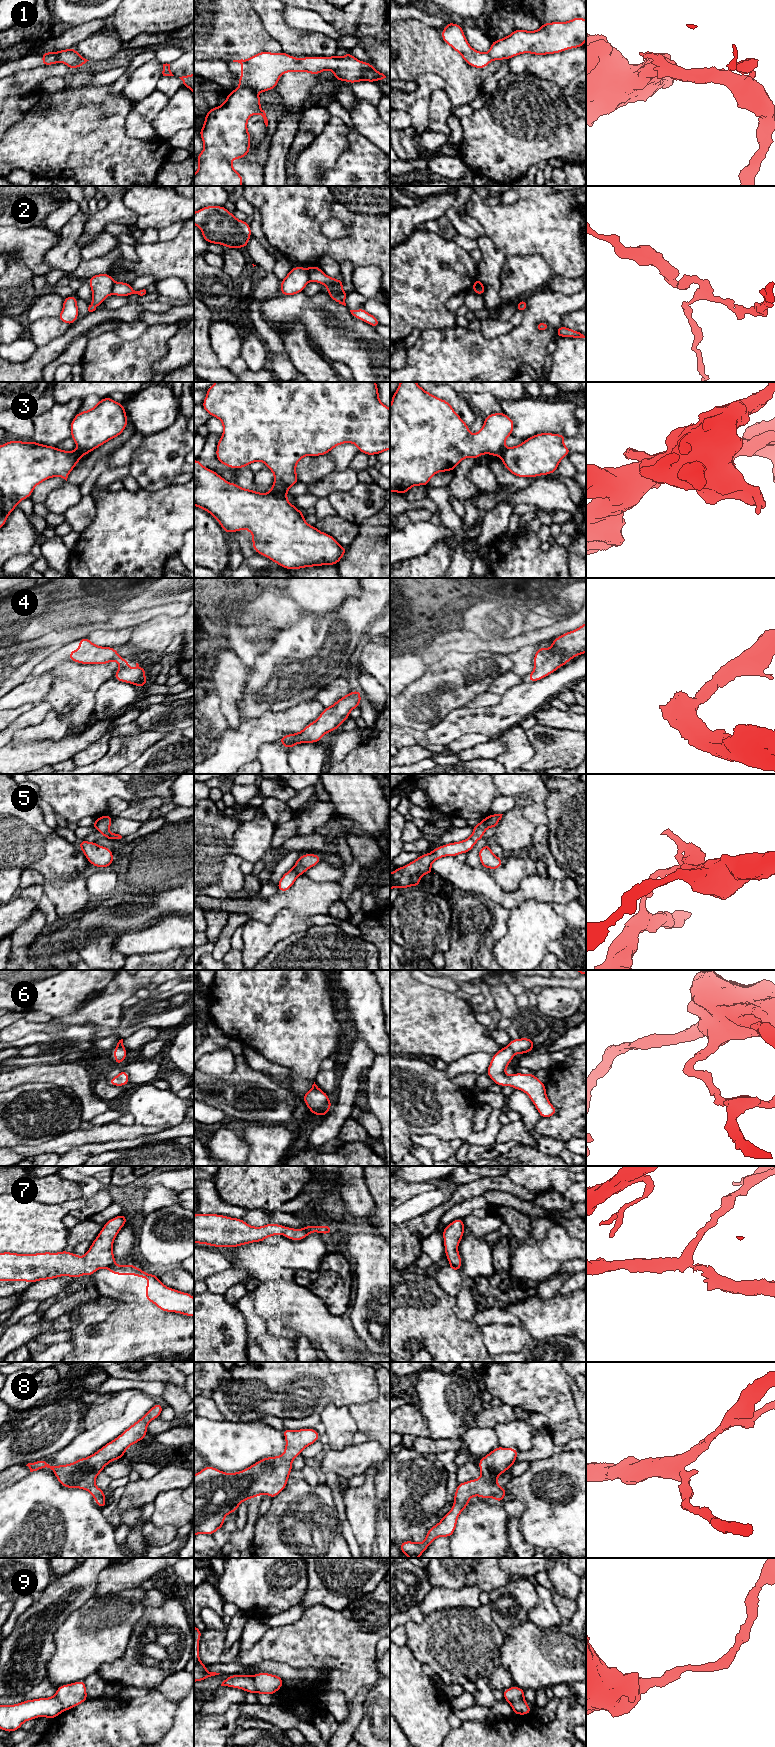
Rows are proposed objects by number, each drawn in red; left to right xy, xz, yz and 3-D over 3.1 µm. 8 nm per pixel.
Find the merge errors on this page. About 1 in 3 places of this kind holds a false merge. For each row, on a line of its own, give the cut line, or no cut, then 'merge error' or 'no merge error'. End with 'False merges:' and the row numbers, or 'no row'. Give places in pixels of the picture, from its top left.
1: cut xz (239, 87), (252, 89), (255, 92); merge error
2: cut xz (307, 268), (310, 280); merge error
3: cut xz (270, 490), (286, 497); merge error
4: cut none; no merge error
5: cut yz (485, 818), (488, 827); merge error
6: cut yz (508, 1046), (514, 1053); merge error
7: cut xy (113, 1264), (107, 1268); merge error
8: cut none; no merge error
9: cut xz (251, 1676), (256, 1692); merge error
False merges: 1, 2, 3, 5, 6, 7, 9

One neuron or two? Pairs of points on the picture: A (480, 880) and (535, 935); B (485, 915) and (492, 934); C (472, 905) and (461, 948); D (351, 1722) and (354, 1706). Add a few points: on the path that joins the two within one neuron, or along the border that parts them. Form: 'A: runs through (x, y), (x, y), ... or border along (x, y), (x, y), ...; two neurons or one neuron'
A: border along (531, 899), (525, 899), (510, 910); two neurons
B: border along (488, 930), (477, 951); two neurons
C: runs through (470, 916), (464, 937); one neuron
D: runs through (353, 1718), (354, 1710); one neuron

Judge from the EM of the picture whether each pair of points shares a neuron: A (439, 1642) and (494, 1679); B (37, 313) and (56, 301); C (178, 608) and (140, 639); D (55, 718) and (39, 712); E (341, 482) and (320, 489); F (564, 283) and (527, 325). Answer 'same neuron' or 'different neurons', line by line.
A: different neurons
B: same neuron
C: different neurons
D: different neurons
E: same neuron
F: different neurons

